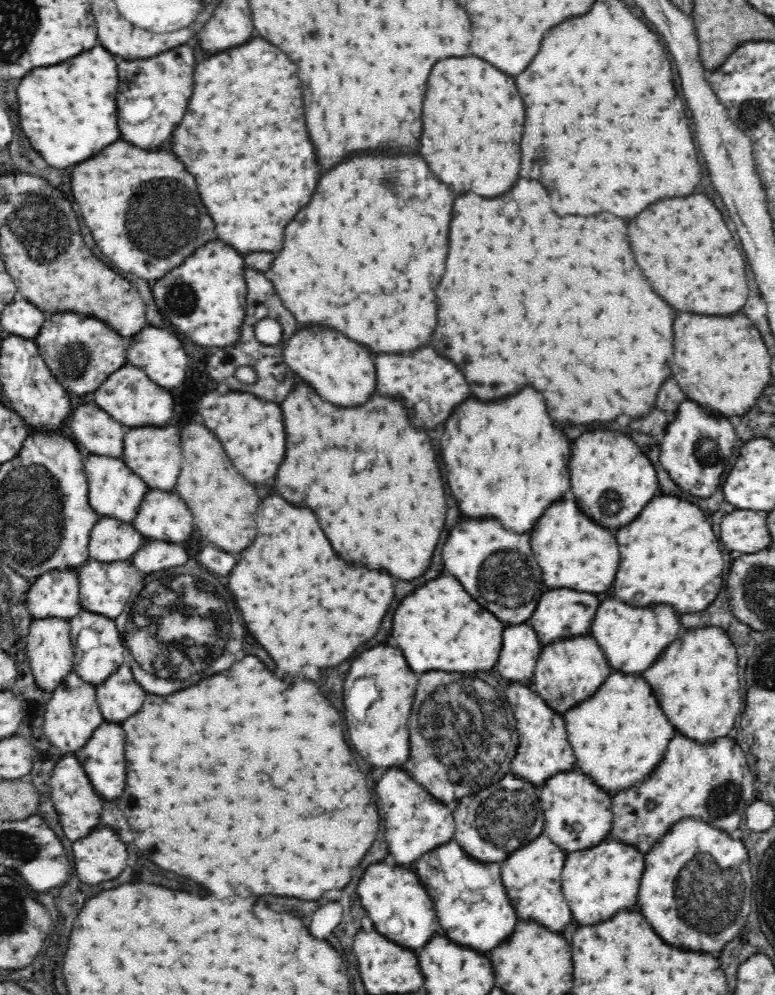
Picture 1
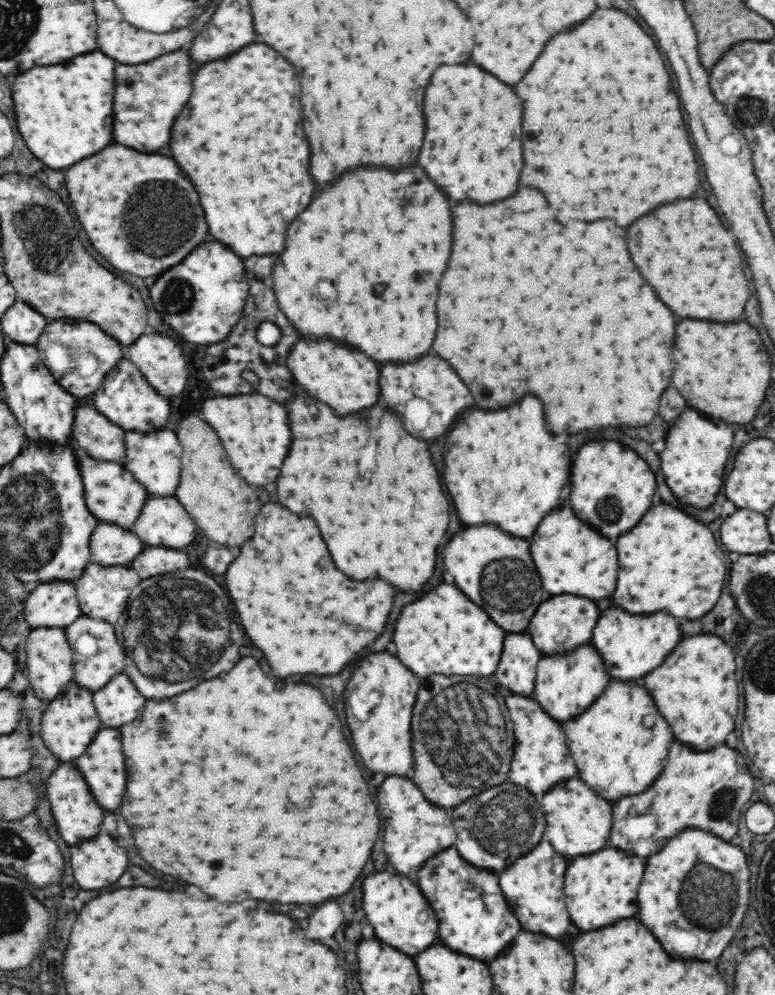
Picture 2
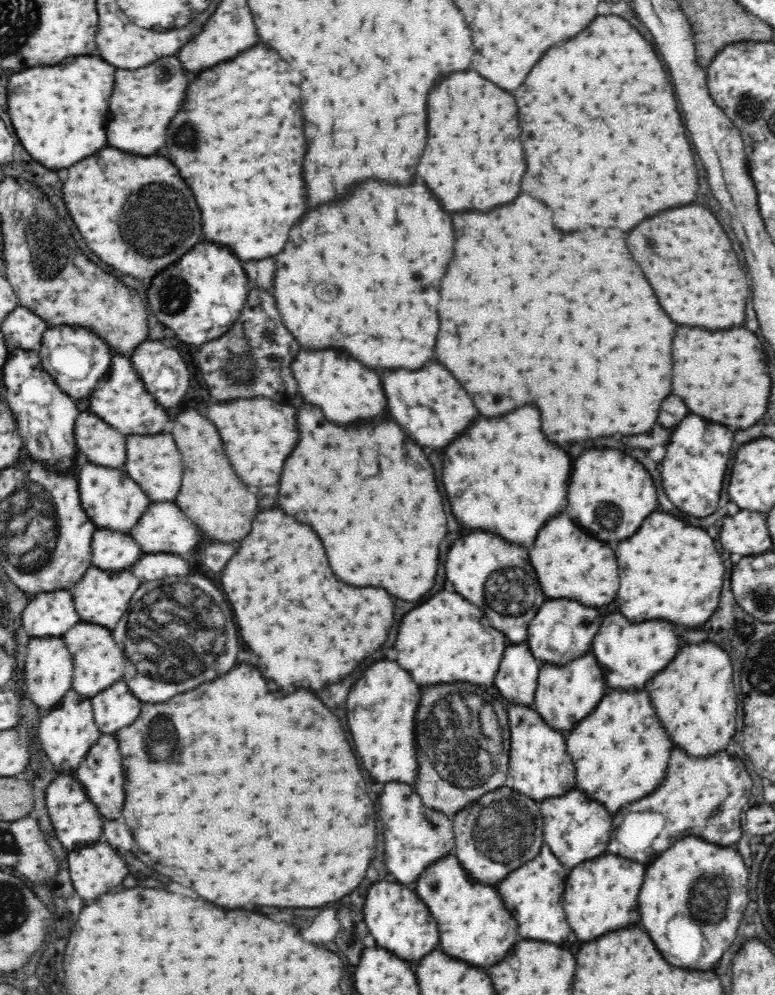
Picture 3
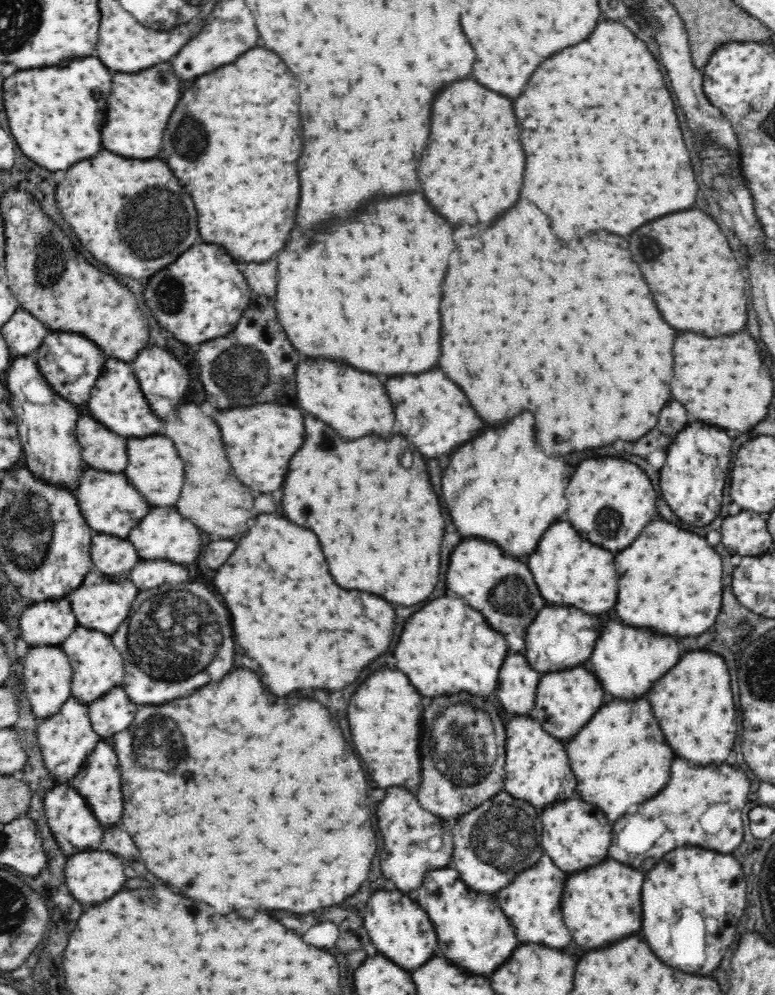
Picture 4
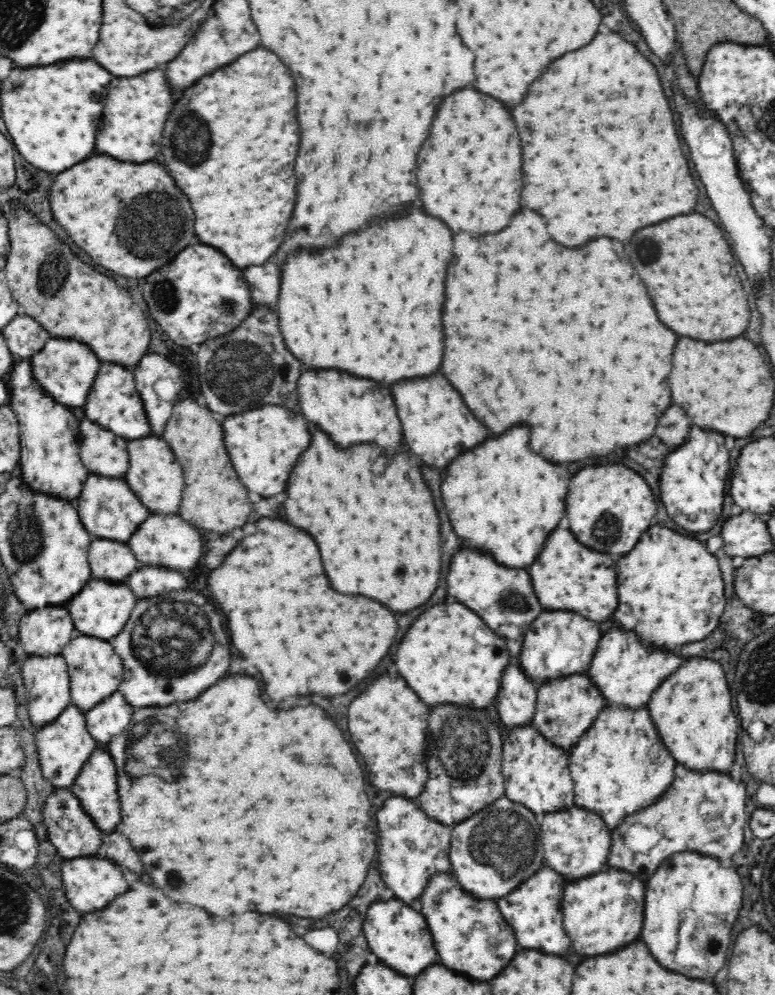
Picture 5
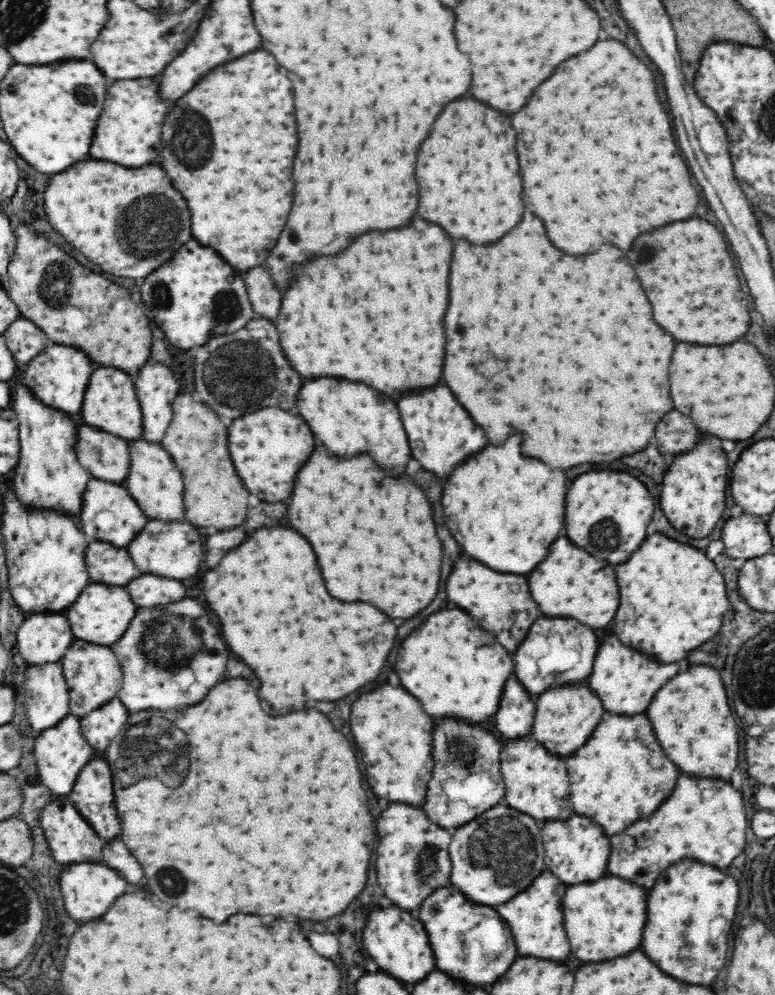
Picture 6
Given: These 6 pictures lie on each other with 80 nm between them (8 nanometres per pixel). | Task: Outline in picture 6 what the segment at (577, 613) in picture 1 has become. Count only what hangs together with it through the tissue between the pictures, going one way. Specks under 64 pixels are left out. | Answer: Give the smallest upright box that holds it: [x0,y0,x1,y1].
[512,618,600,704]

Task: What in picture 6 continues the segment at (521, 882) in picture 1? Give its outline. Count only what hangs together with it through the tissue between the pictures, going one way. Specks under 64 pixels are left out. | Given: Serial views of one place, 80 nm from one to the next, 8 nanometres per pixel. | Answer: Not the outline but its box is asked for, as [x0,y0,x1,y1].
[495,869,570,960]

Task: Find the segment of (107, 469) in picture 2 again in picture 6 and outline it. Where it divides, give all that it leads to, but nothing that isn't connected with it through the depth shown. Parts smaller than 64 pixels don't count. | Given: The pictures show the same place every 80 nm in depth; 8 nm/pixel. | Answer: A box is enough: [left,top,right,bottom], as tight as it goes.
[77,478,149,548]

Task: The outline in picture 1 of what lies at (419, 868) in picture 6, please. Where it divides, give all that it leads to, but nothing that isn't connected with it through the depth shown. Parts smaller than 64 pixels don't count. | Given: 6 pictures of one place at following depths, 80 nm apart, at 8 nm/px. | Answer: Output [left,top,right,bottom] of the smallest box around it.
[376,768,455,868]

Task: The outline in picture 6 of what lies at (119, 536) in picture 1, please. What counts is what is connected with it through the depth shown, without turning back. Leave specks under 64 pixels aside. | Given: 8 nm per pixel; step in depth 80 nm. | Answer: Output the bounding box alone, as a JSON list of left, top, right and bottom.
[85,541,141,587]

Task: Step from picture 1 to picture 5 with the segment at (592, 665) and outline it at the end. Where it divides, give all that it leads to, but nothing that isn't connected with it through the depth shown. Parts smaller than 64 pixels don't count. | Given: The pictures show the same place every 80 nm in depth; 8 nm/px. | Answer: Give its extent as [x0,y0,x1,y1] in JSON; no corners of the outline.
[532,673,604,752]

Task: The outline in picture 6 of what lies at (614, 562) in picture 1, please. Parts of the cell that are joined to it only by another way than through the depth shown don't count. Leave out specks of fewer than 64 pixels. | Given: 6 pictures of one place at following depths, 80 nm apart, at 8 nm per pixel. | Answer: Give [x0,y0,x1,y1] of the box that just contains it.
[528,536,618,628]

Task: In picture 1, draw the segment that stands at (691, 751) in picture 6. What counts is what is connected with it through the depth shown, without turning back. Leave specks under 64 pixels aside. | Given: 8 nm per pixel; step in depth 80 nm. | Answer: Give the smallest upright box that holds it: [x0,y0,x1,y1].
[644,628,742,745]

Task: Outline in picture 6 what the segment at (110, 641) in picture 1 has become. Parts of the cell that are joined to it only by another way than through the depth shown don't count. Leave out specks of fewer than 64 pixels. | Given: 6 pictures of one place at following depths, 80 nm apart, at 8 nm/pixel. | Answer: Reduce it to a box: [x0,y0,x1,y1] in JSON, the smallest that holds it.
[60,639,123,719]

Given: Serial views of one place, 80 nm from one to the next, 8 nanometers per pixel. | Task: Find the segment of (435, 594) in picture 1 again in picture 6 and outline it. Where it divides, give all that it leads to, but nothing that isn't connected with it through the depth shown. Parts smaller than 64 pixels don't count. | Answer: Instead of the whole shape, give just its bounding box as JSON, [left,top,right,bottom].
[396,610,513,722]

